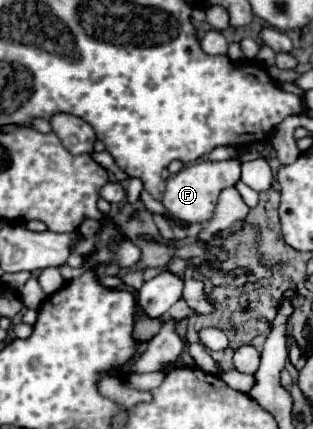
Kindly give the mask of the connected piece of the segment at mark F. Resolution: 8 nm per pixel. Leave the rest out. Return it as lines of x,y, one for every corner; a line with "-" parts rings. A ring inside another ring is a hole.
225,159
225,161
197,161
195,165
189,165
181,169
177,175
169,177
167,189
163,195
163,207
167,213
179,221
185,223
203,223
207,221
217,205
217,197
225,187
237,185
241,173
239,159

